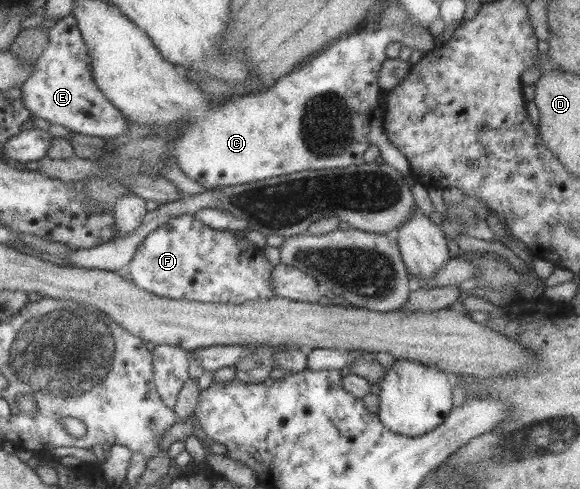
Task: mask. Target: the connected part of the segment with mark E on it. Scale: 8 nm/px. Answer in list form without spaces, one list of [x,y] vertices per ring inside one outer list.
[[[74,17],[55,22],[47,30],[48,43],[32,66],[32,74],[20,84],[20,101],[31,116],[43,118],[86,136],[116,138],[128,130],[127,118],[98,90],[88,69],[86,47]]]

